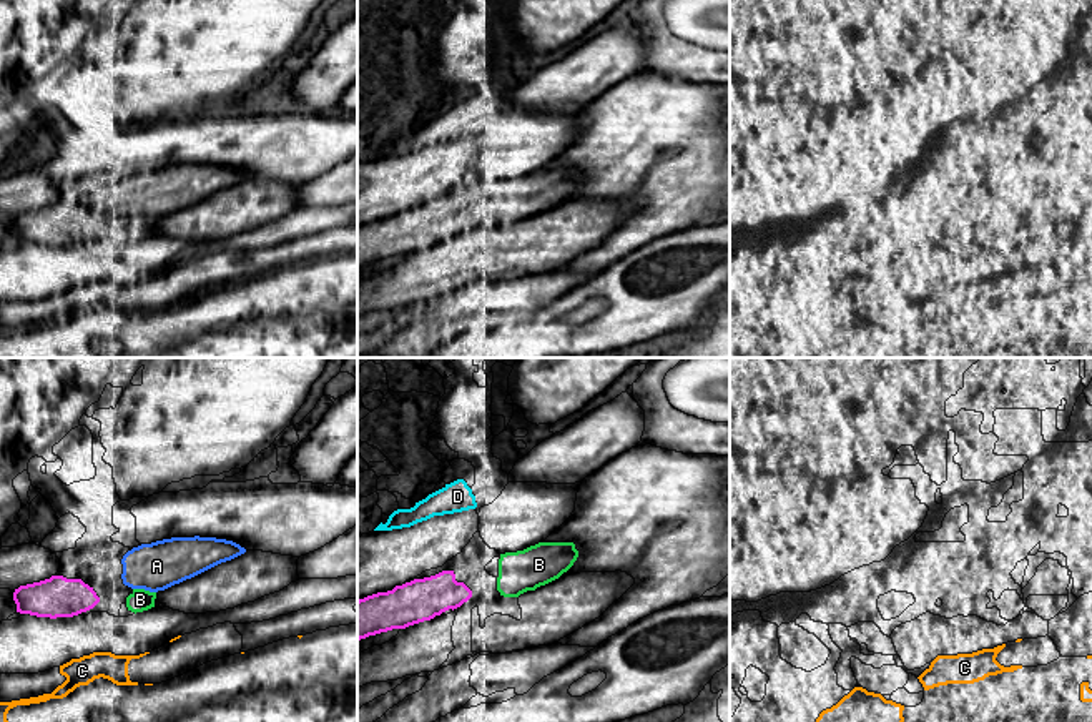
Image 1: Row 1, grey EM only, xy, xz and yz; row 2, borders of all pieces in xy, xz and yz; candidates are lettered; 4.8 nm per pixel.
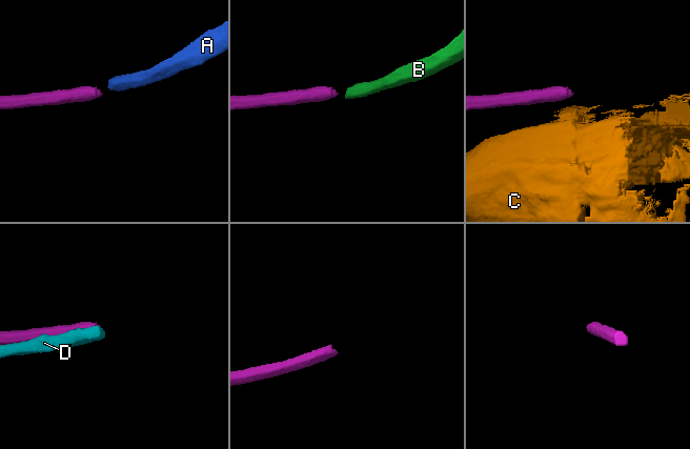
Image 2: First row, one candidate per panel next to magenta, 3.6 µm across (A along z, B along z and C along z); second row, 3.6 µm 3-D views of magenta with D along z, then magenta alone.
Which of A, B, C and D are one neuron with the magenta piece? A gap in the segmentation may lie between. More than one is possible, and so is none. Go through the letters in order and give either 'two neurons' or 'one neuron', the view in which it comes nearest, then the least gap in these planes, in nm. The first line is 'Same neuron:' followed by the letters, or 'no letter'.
Same neuron: B
A: two neurons; view xy; gap 140 nm
B: one neuron; view xz; gap 130 nm
C: two neurons; view xy; gap 200 nm
D: two neurons; view xz; gap 260 nm

